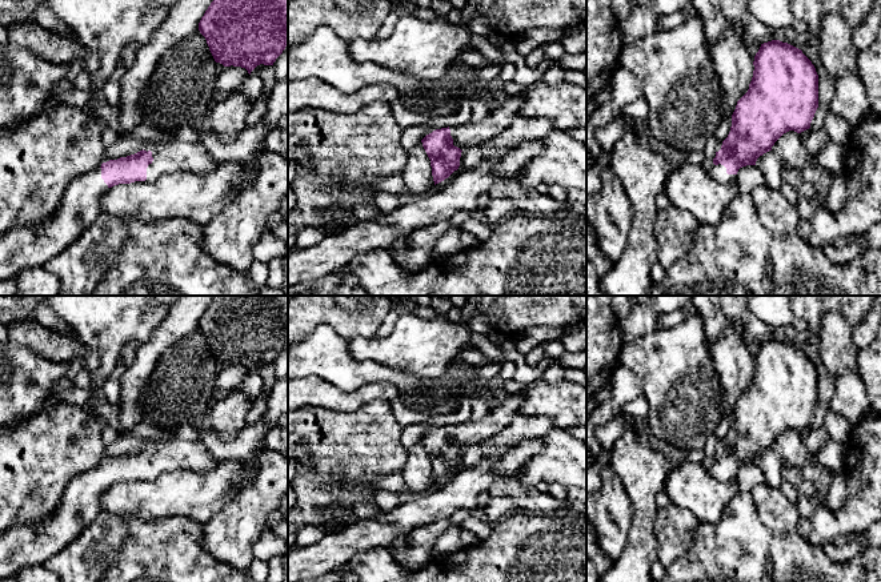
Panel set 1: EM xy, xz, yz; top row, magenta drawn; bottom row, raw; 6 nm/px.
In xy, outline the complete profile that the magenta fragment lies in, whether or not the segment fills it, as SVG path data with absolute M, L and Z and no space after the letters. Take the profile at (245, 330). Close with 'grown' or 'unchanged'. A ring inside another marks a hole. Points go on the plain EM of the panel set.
M215 296L199 321L216 361L251 370L260 362L273 364L288 344L288 296Z; unchanged

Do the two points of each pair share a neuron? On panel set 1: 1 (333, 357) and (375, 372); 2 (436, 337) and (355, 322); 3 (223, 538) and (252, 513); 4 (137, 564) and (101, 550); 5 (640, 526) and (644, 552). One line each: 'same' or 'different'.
1: same
2: different
3: same
4: different
5: same

